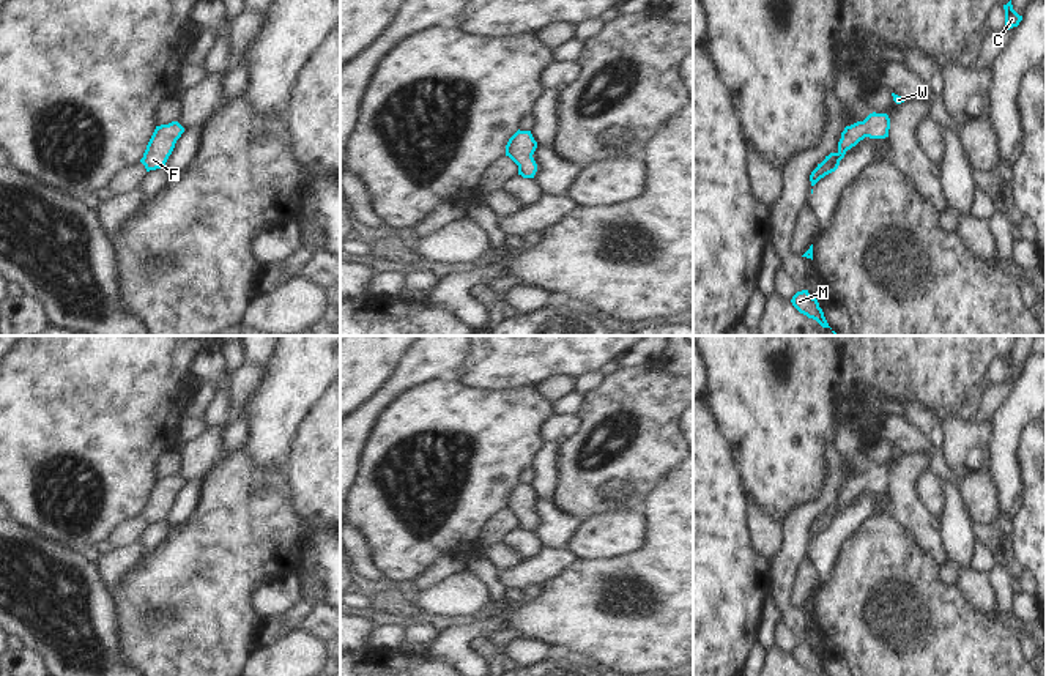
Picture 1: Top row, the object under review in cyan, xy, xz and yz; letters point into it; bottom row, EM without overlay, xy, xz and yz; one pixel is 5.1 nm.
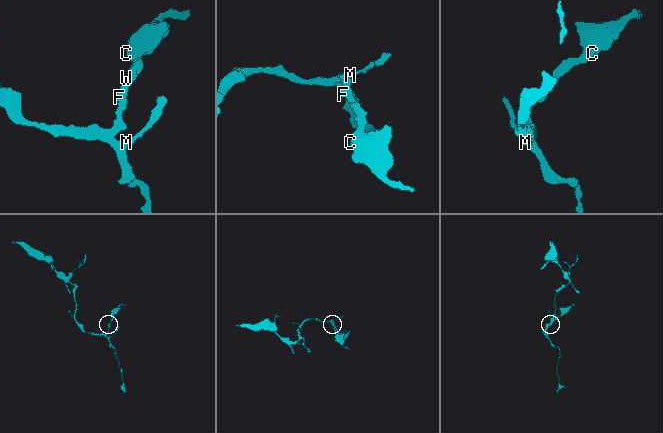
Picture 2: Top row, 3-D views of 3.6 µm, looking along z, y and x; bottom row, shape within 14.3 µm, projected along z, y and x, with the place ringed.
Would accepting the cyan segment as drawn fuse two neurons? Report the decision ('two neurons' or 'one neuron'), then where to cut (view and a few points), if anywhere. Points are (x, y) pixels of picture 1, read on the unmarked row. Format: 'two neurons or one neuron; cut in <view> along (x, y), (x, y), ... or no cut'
one neuron; no cut

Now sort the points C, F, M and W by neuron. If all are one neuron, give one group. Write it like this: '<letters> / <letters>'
C F M W

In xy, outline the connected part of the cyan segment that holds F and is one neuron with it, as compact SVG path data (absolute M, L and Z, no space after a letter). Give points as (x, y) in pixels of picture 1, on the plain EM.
M178 474L156 479L147 498L143 511L140 512L147 525L165 520L165 515L172 507L176 493L181 490L183 485L184 481Z

